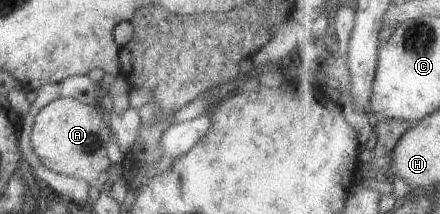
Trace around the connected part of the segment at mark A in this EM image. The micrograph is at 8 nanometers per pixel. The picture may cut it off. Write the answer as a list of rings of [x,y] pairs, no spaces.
[[[57,97],[48,104],[43,106],[40,111],[34,116],[33,122],[30,122],[32,131],[30,132],[30,143],[33,152],[41,161],[41,164],[50,171],[61,173],[67,176],[72,176],[78,179],[86,180],[88,183],[94,180],[106,171],[111,162],[107,157],[107,144],[112,138],[114,140],[111,129],[107,123],[108,120],[103,120],[102,114],[95,108],[94,105],[86,105],[71,97]]]

